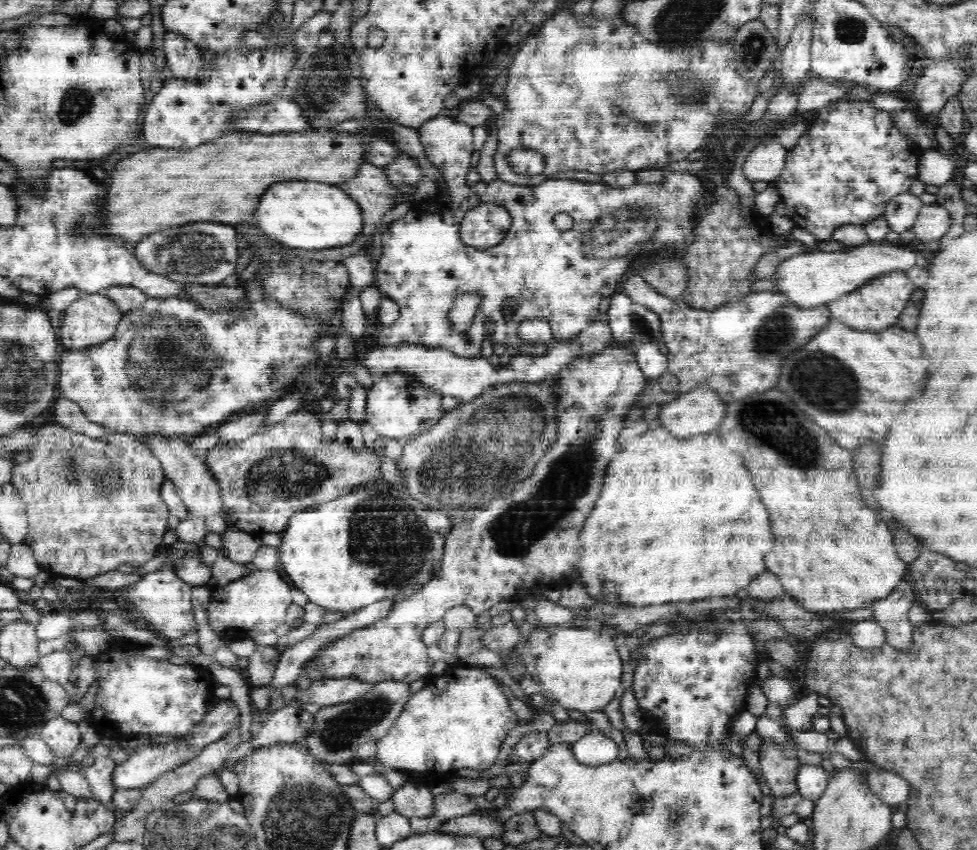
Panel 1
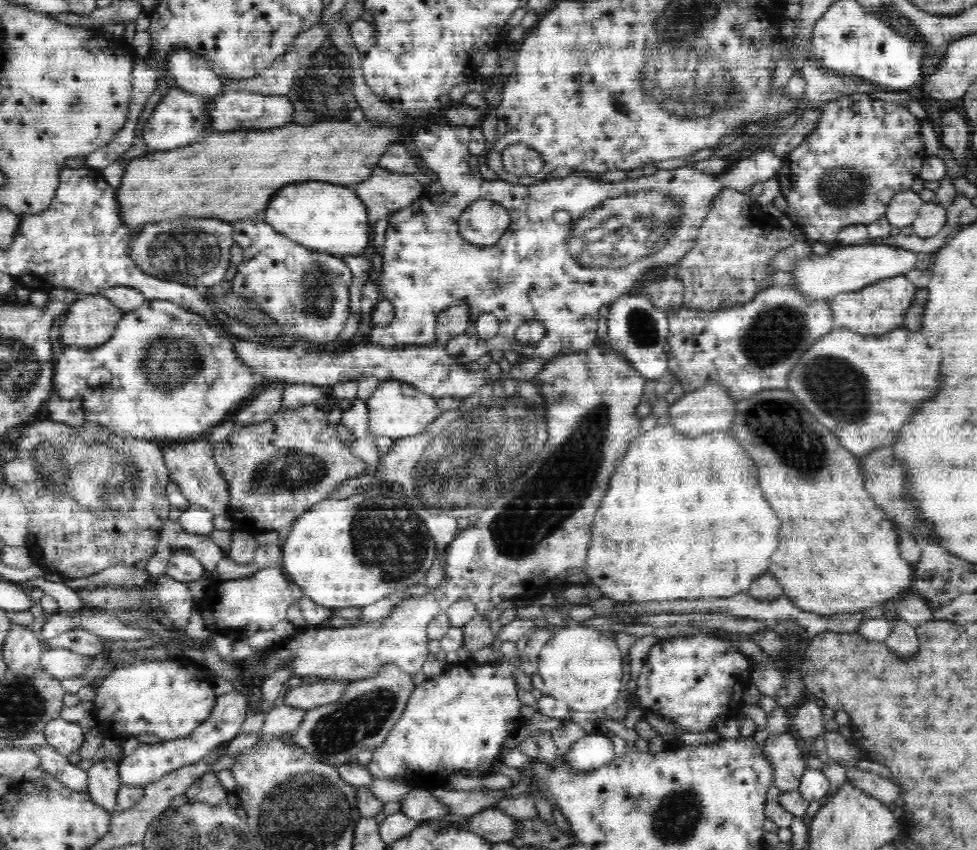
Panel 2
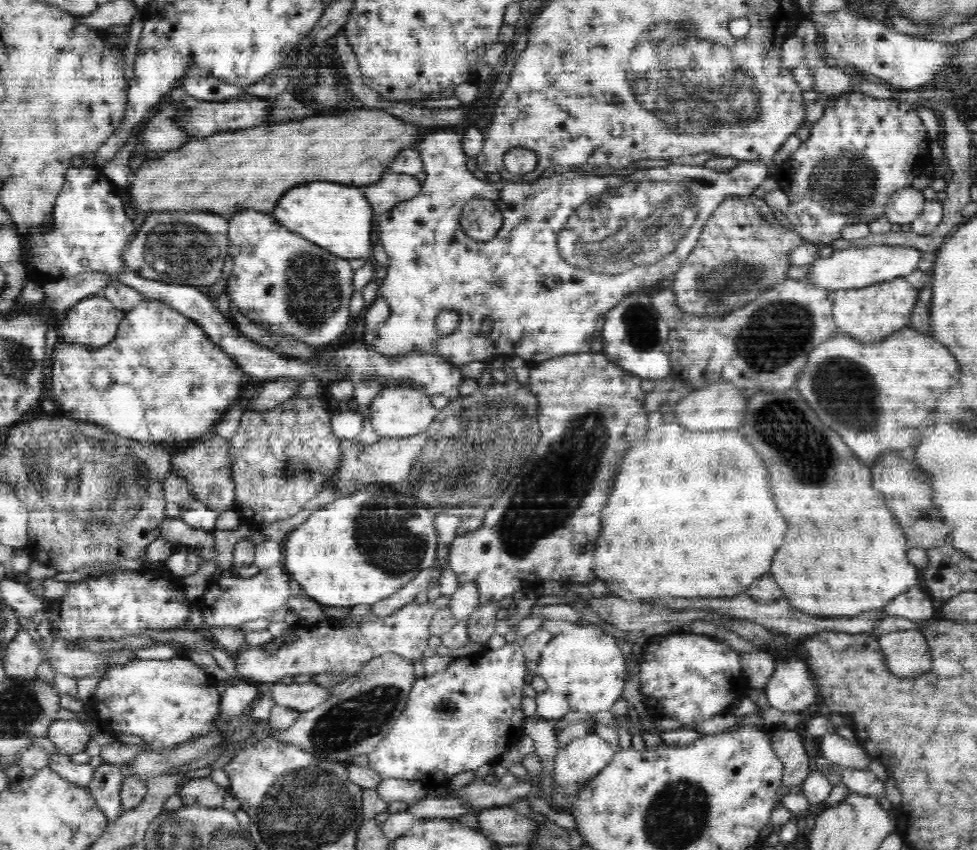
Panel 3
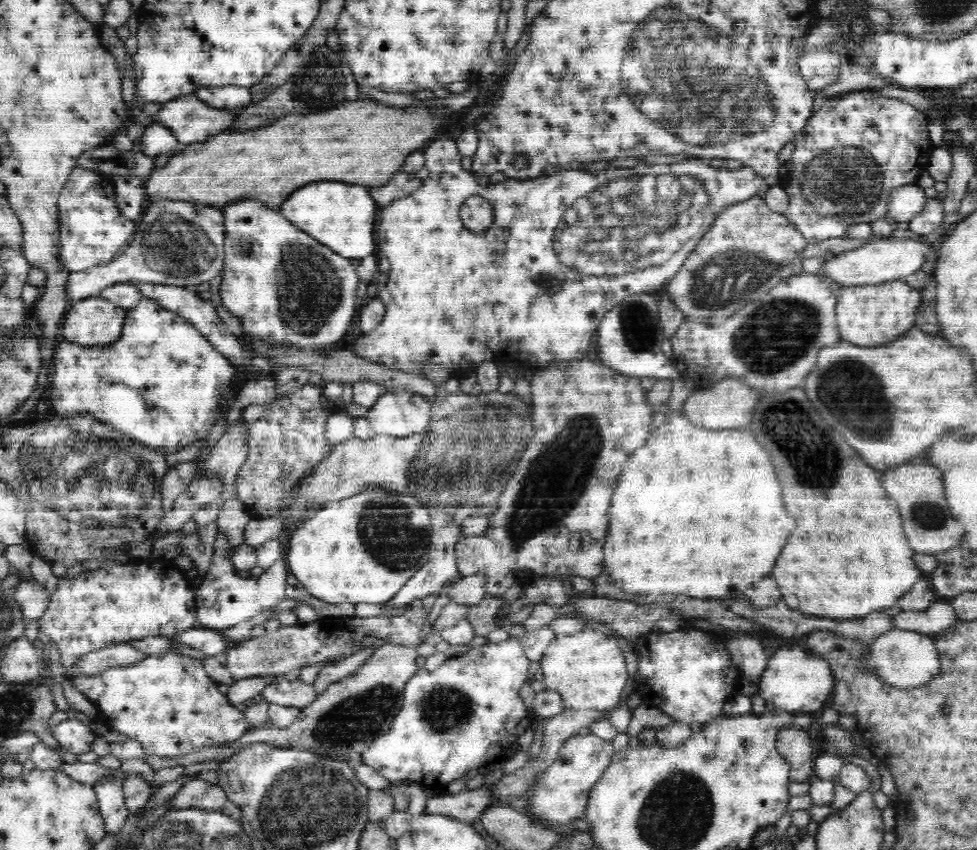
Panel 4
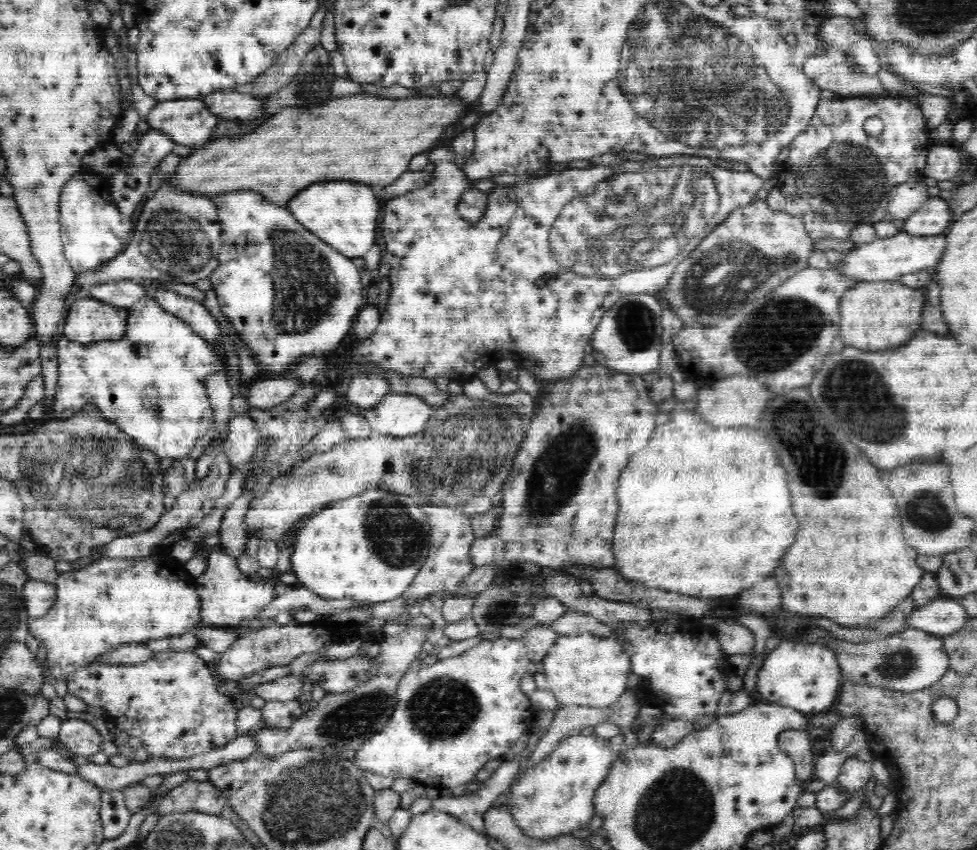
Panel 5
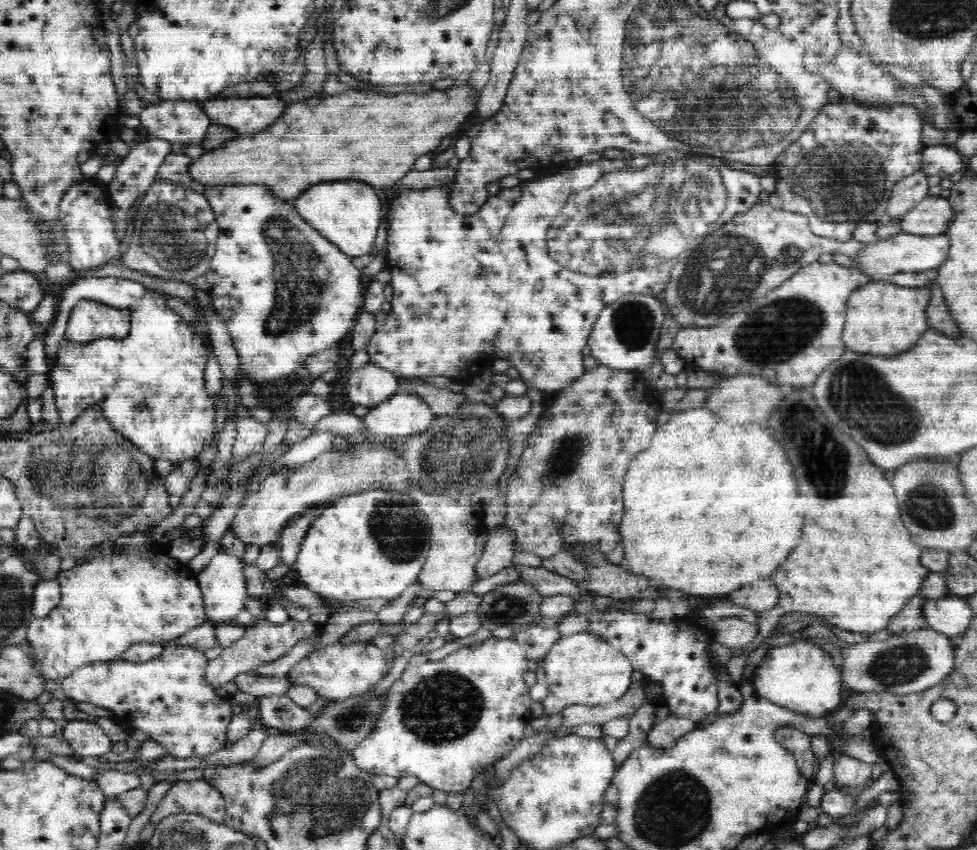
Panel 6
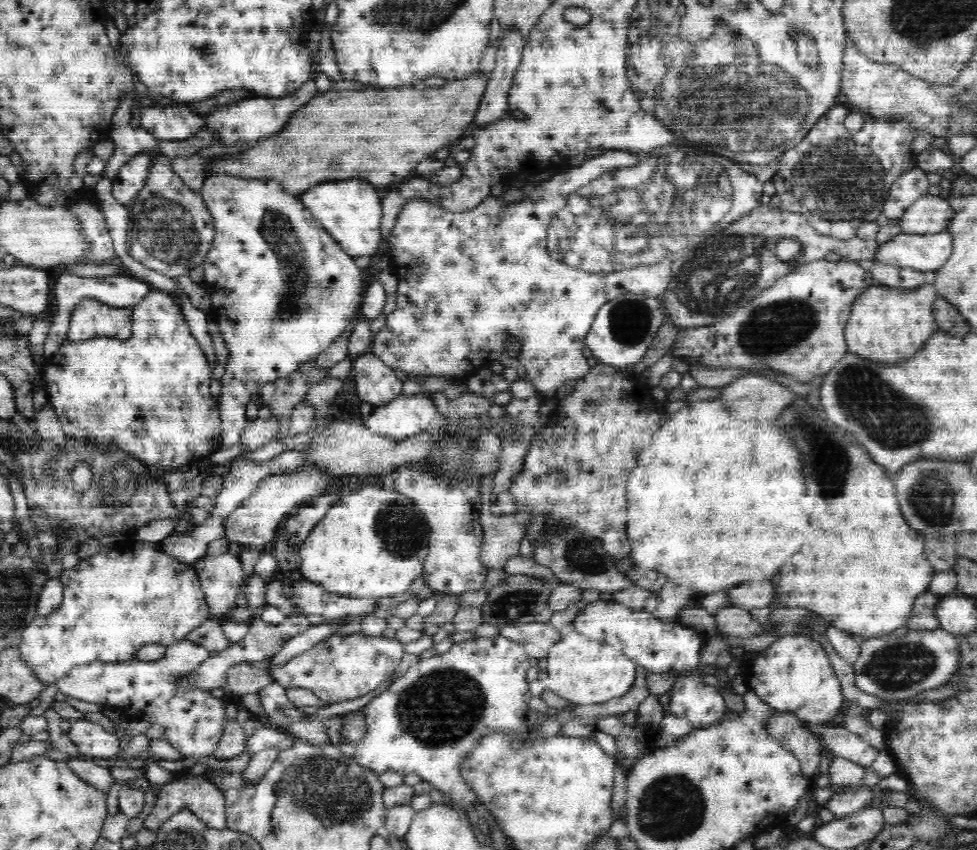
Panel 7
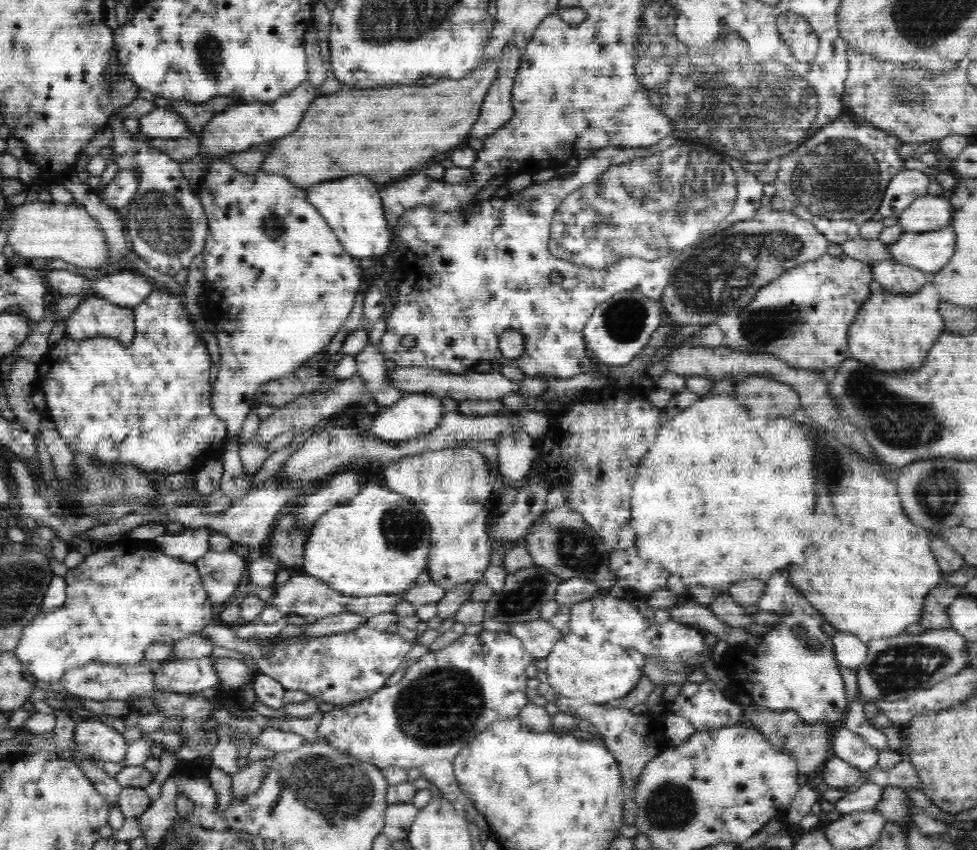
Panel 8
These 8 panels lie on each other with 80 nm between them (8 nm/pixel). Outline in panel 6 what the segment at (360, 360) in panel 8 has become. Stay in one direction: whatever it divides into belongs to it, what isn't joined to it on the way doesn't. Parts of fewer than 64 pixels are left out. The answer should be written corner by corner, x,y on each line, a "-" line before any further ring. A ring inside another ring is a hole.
373,362
349,371
348,376
348,398
360,406
372,408
400,392
397,375

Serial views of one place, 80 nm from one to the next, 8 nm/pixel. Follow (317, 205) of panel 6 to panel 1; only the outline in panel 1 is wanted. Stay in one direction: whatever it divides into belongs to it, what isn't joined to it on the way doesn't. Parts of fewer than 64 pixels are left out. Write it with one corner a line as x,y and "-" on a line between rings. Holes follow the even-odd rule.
284,181
284,186
270,186
260,214
253,214
254,222
272,238
286,246
304,250
322,250
346,246
356,240
363,230
363,209
351,195
332,186
314,181

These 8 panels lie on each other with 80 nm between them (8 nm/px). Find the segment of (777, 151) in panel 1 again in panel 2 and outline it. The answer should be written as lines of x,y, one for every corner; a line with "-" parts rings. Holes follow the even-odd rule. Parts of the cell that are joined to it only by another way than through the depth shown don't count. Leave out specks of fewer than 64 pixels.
430,123
428,125
423,125
423,126
416,128
416,131
417,131
417,133
414,135
413,140
415,141
415,144
417,145
418,153
420,153
420,157
422,157
422,161
424,161
424,165
426,165
427,170
430,170
430,172
434,172
434,174
436,174
436,176
438,176
438,180
434,180
434,182
432,182
432,184
428,184
428,188
426,188
426,190
423,190
420,193
420,196
412,204
410,204
410,206
402,207
402,208
400,208
400,210
396,210
394,213
392,213
393,216
390,218
390,224
387,228
387,231
385,232
385,243
384,243
384,246
383,246
383,254
382,254
382,256
383,256
382,271
380,272
379,276
373,276
372,280
380,287
381,296
384,297
384,298
387,298
390,302
392,302
392,306
394,308
394,315
393,315
393,318
392,318
392,322
389,322
386,325
378,325
378,326
374,326
372,328
368,328
369,329
369,339
372,342
372,344
384,347
385,349
408,348
408,346
410,346
410,345
412,345
412,346
416,345
416,346
420,346
420,347
431,347
432,345
436,345
436,344
438,344
438,335
436,335
436,318
438,318
438,314
440,314
440,312
442,312
443,310
446,310
447,308
454,306
456,304
456,302
458,302
458,300
464,300
464,301
466,301
466,303
468,303
468,312
470,313
470,320
468,322
468,328
466,328
466,332
464,332
464,334
459,334
458,336
453,336
444,345
444,348
446,349
446,351
448,351
448,356
454,358
455,361
460,361
460,364
464,364
464,363
468,364
470,362
474,362
474,360
478,360
478,358
480,358
480,356
484,356
484,354
486,354
486,352
492,352
492,350
502,350
503,352
505,350
516,350
516,352
521,354
522,358
528,357
528,358
552,359
554,356
556,356
558,354
564,354
564,353
567,353
567,352
576,352
576,351
579,351
579,350
586,350
587,348
594,347
595,341
597,340
596,330
598,330
598,320
600,320
600,318
601,318
601,316
598,315
598,312
600,312
600,308
602,308
602,306
606,306
606,305
610,306
613,302
618,301
620,297
623,297
624,295
628,295
628,292
630,292
630,290
632,290
632,288
634,288
634,286
636,286
636,284
640,284
640,282
644,281
644,278
651,278
652,276
657,276
657,275
660,275
661,273
666,273
666,272
670,272
670,271
675,270
676,265
680,262
680,260
682,260
685,257
685,254
692,247
695,246
695,240
696,240
697,234
699,232
699,228
703,225
703,220
704,220
704,218
707,217
707,212
711,209
712,201
715,200
716,196
718,196
718,194
720,194
720,192
722,192
722,190
724,190
724,189
734,189
734,190
740,191
741,193
749,194
750,187
753,184
756,184
756,182
764,182
764,180
768,180
768,178
777,177
782,172
782,170
784,168
783,159
780,159
778,156
776,156
776,154
774,154
774,151
772,151
772,149
762,149
759,153
756,153
755,155
750,155
749,157
742,159
736,166
734,166
732,168
732,170
728,171
728,174
724,174
724,176
710,176
710,174
703,173
702,171
698,171
698,170
693,169
692,167
688,167
686,165
684,167
672,168
670,170
660,169
660,172
658,172
658,174
656,174
656,176
651,175
650,178
640,178
640,177
638,177
638,180
628,180
628,179
626,179
626,182
602,182
602,180
590,180
590,178
584,176
581,173
575,173
573,171
570,171
568,173
562,173
558,176
554,176
553,179
540,180
540,182
537,182
536,184
532,184
532,186
522,186
522,185
517,185
516,183
505,181
504,179
500,179
500,178
494,179
494,180
486,180
486,179
482,179
482,178
475,178
472,175
470,175
470,172
468,171
468,167
467,167
467,159
468,159
468,156
469,156
468,152
470,151
469,145
470,145
470,142
471,142
471,131
470,131
469,127
465,127
465,126
459,127
459,126
445,125
444,123
-
630,192
636,192
636,194
644,194
644,192
654,192
654,194
646,194
646,196
640,196
640,197
632,197
632,196
622,195
622,194
630,194
-
479,198
485,198
486,200
492,200
492,202
495,202
496,204
500,204
500,206
504,206
504,208
506,208
506,210
508,211
508,214
511,218
511,224
509,225
509,227
507,228
505,233
501,236
500,240
498,242
496,242
496,244
492,244
490,246
476,246
474,244
470,244
467,240
464,240
464,238
462,238
460,236
460,233
459,233
460,214
462,212
464,212
464,210
466,210
466,208
468,208
468,206
470,206
470,204
472,204
472,202
474,202
474,200
477,200
-
558,210
566,210
566,212
569,212
570,215
571,215
571,220
572,220
573,224
559,225
558,223
556,223
556,221
554,221
554,214
556,214
556,212
558,212
-
654,220
656,220
656,222
654,222
-
645,222
646,222
646,226
645,226
-
651,223
654,224
654,228
652,228
652,229
651,229
652,226
648,227
648,225
651,225
-
612,224
613,224
613,227
611,228
610,225
612,225
-
628,224
631,224
628,227
630,233
629,233
629,235
626,236
626,235
624,235
624,228
620,228
620,227
628,226
-
660,226
664,226
664,228
666,228
666,229
664,229
664,228
661,229
-
619,228
620,228
620,230
618,230
618,232
616,232
616,234
620,234
620,240
616,240
616,238
614,238
614,240
610,240
610,238
608,238
608,236
605,236
605,235
609,234
610,232
615,231
-
601,238
602,238
602,240
601,240
-
646,238
647,238
647,240
646,240
-
595,241
598,241
598,242
595,242
-
625,242
627,243
627,245
625,245
-
594,244
596,244
596,246
594,246
-
624,248
627,248
627,249
624,249
-
633,262
636,262
636,264
630,264
630,263
633,263
-
624,263
625,263
625,265
628,264
628,266
626,266
626,268
612,268
612,270
604,270
604,268
602,268
602,266
624,266
-
580,264
582,264
582,266
580,266
-
588,266
596,266
596,268
588,268
-
646,274
648,274
648,276
646,276
-
485,312
488,312
488,313
491,312
492,314
494,314
494,316
496,316
496,318
498,318
498,322
499,322
499,329
497,331
497,334
490,339
481,339
477,335
477,330
476,330
476,323
475,322
476,322
476,320
478,320
478,316
480,314
484,314
-
536,320
538,320
538,322
543,322
543,324
545,324
545,328
547,330
545,337
542,338
542,340
537,342
537,343
520,343
520,341
518,341
514,337
514,333
516,332
516,328
518,328
518,326
520,326
521,324
526,324
526,322
536,322

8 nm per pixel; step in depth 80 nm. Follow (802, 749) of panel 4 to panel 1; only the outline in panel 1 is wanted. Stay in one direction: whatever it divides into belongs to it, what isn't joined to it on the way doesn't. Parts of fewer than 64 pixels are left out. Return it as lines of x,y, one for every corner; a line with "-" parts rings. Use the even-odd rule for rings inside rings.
764,740
759,748
760,766
763,767
765,781
770,786
771,795
782,798
797,792
798,760
796,754
780,752
770,740

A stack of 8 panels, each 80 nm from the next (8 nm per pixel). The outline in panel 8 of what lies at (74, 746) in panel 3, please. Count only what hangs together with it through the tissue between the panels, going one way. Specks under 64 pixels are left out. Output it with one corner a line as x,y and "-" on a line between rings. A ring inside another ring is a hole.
84,720
76,723
76,749
98,763
121,763
127,753
126,739
101,721

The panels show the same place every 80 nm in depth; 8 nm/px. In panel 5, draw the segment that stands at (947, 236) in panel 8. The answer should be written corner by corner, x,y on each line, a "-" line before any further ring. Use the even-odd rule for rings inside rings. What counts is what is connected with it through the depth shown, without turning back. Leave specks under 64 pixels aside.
903,230
896,236
877,238
874,242
858,244
843,255
838,271
863,282
897,281
899,277
924,269
933,271
947,248
944,234
929,237
911,235

